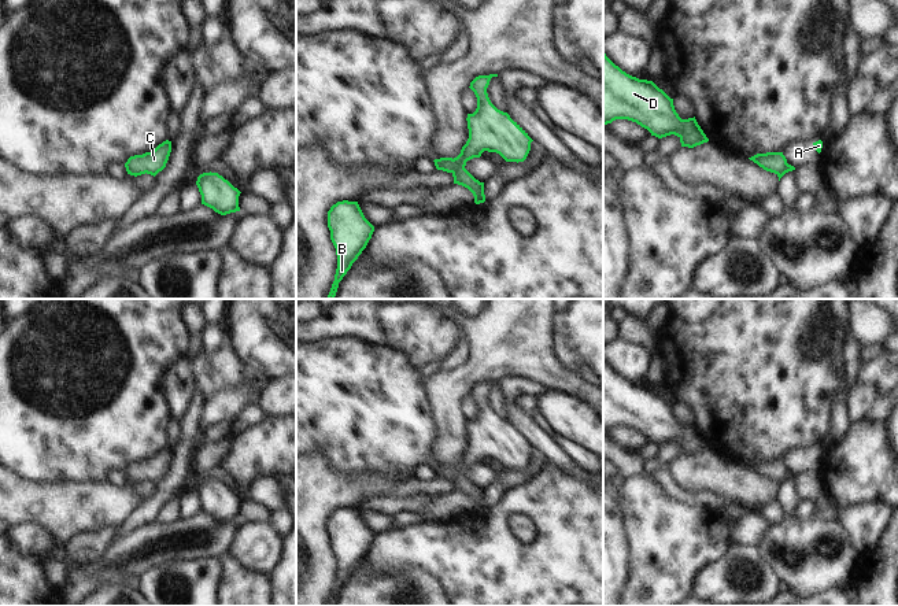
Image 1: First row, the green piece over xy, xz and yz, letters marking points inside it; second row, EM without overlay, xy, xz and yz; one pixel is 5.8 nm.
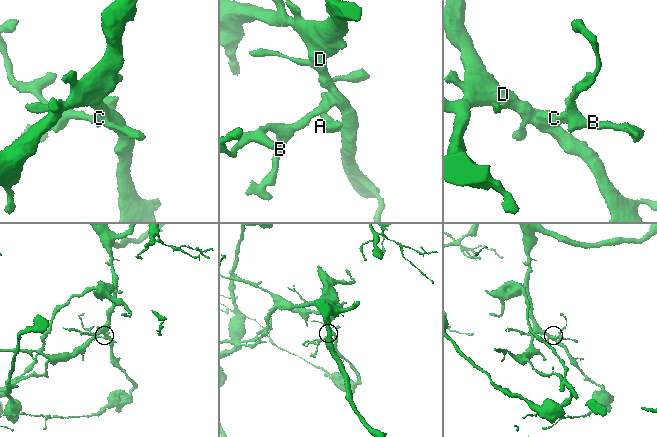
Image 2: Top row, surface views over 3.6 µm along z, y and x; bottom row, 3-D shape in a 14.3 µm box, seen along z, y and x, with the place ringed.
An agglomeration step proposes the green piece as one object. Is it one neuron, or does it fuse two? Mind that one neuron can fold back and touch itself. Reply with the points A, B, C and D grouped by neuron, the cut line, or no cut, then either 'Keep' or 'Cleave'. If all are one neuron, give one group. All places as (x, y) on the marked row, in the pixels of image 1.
Groups: A / B C D. Split along xz (464, 166), (457, 163), (451, 172). Cleave.

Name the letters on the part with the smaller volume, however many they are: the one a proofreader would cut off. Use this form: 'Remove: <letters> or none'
Remove: A

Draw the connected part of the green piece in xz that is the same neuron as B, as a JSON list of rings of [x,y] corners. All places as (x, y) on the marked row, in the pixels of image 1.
[[[337,202],[328,211],[330,240],[336,248],[337,269],[326,299],[335,299],[339,282],[366,248],[374,226],[365,218],[358,202]]]

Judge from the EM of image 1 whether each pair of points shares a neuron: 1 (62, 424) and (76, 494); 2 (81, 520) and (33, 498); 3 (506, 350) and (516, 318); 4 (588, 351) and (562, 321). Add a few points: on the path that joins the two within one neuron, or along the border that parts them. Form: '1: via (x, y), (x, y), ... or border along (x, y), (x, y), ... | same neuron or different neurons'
1: border along (104, 480), (40, 481) | different neurons
2: via (69, 509), (45, 505) | same neuron
3: via (506, 342), (514, 326) | same neuron
4: via (586, 344), (569, 328) | same neuron

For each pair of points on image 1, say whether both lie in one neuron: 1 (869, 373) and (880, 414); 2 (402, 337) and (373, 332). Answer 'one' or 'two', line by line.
1: two
2: two

